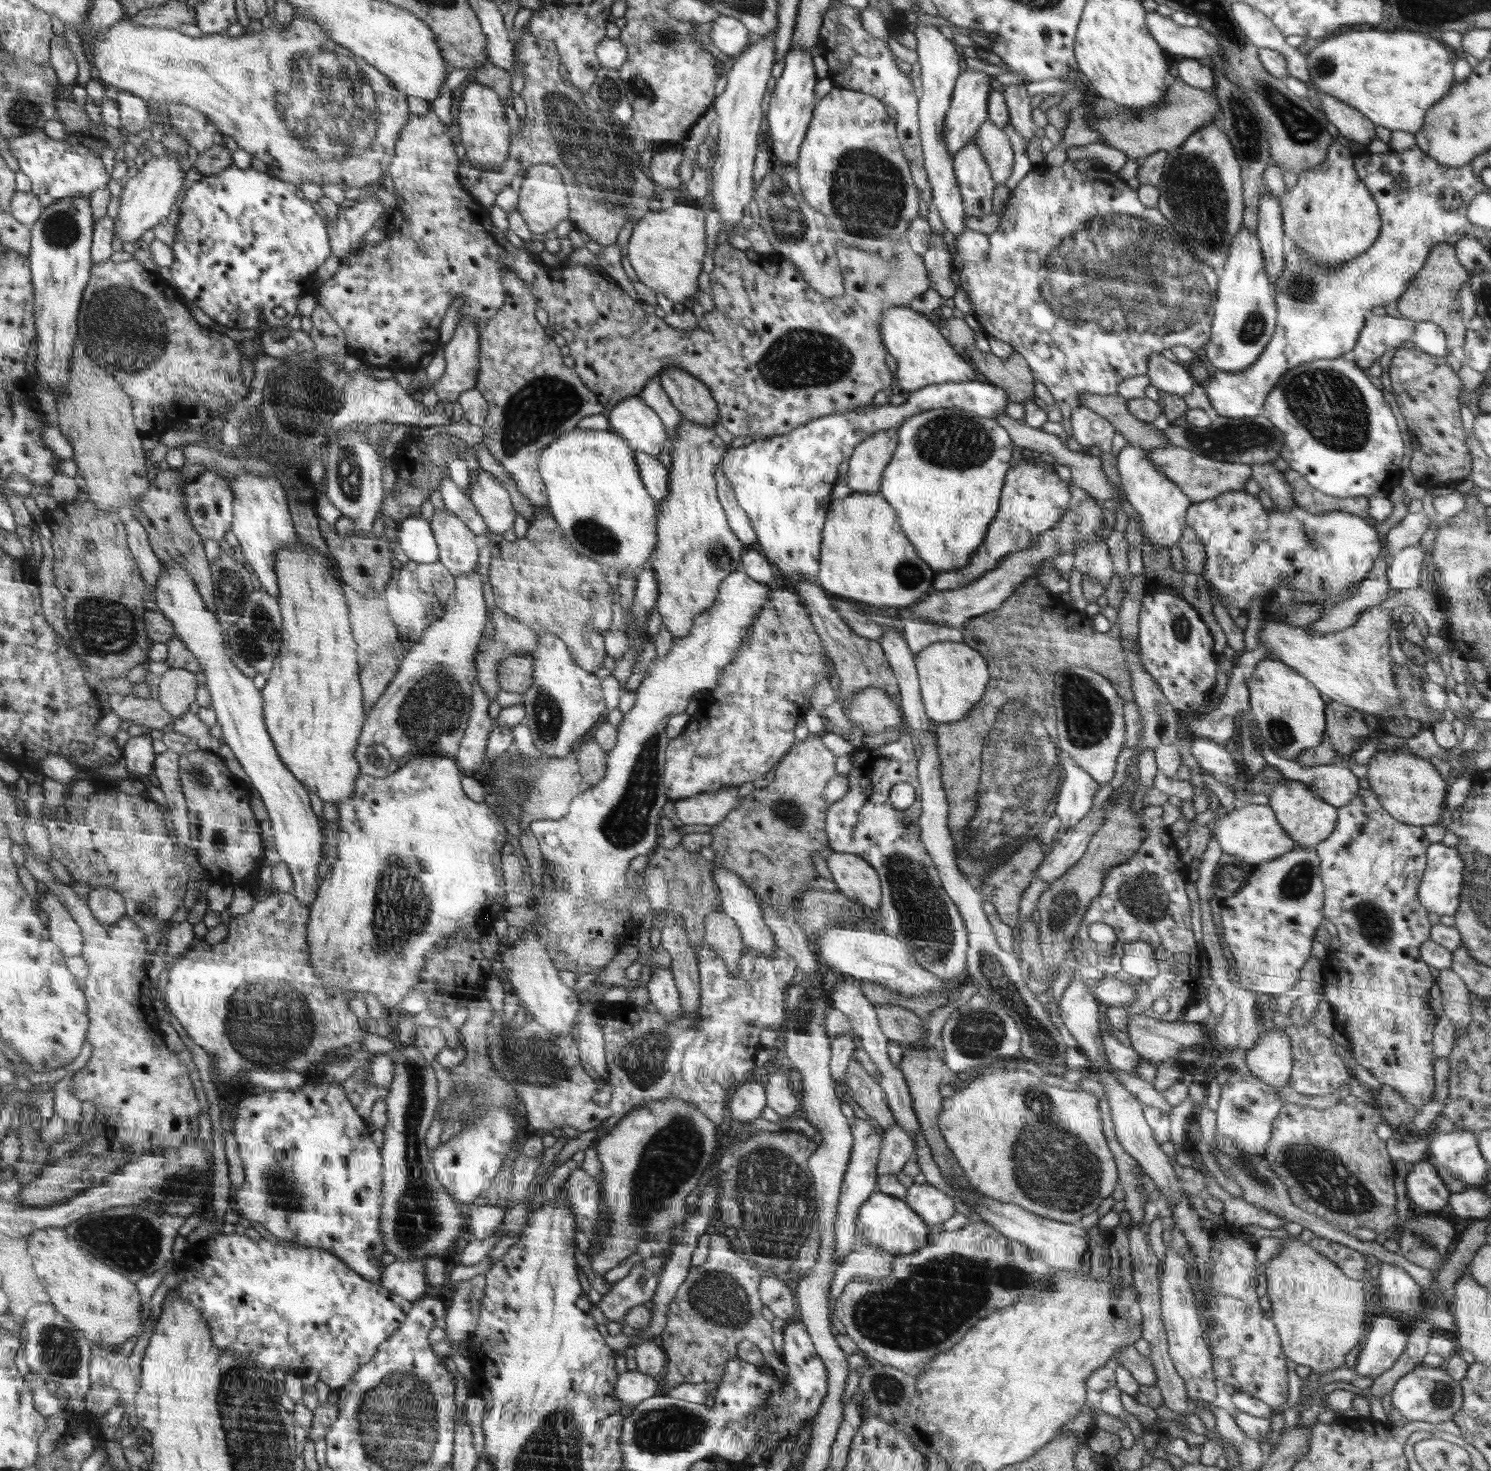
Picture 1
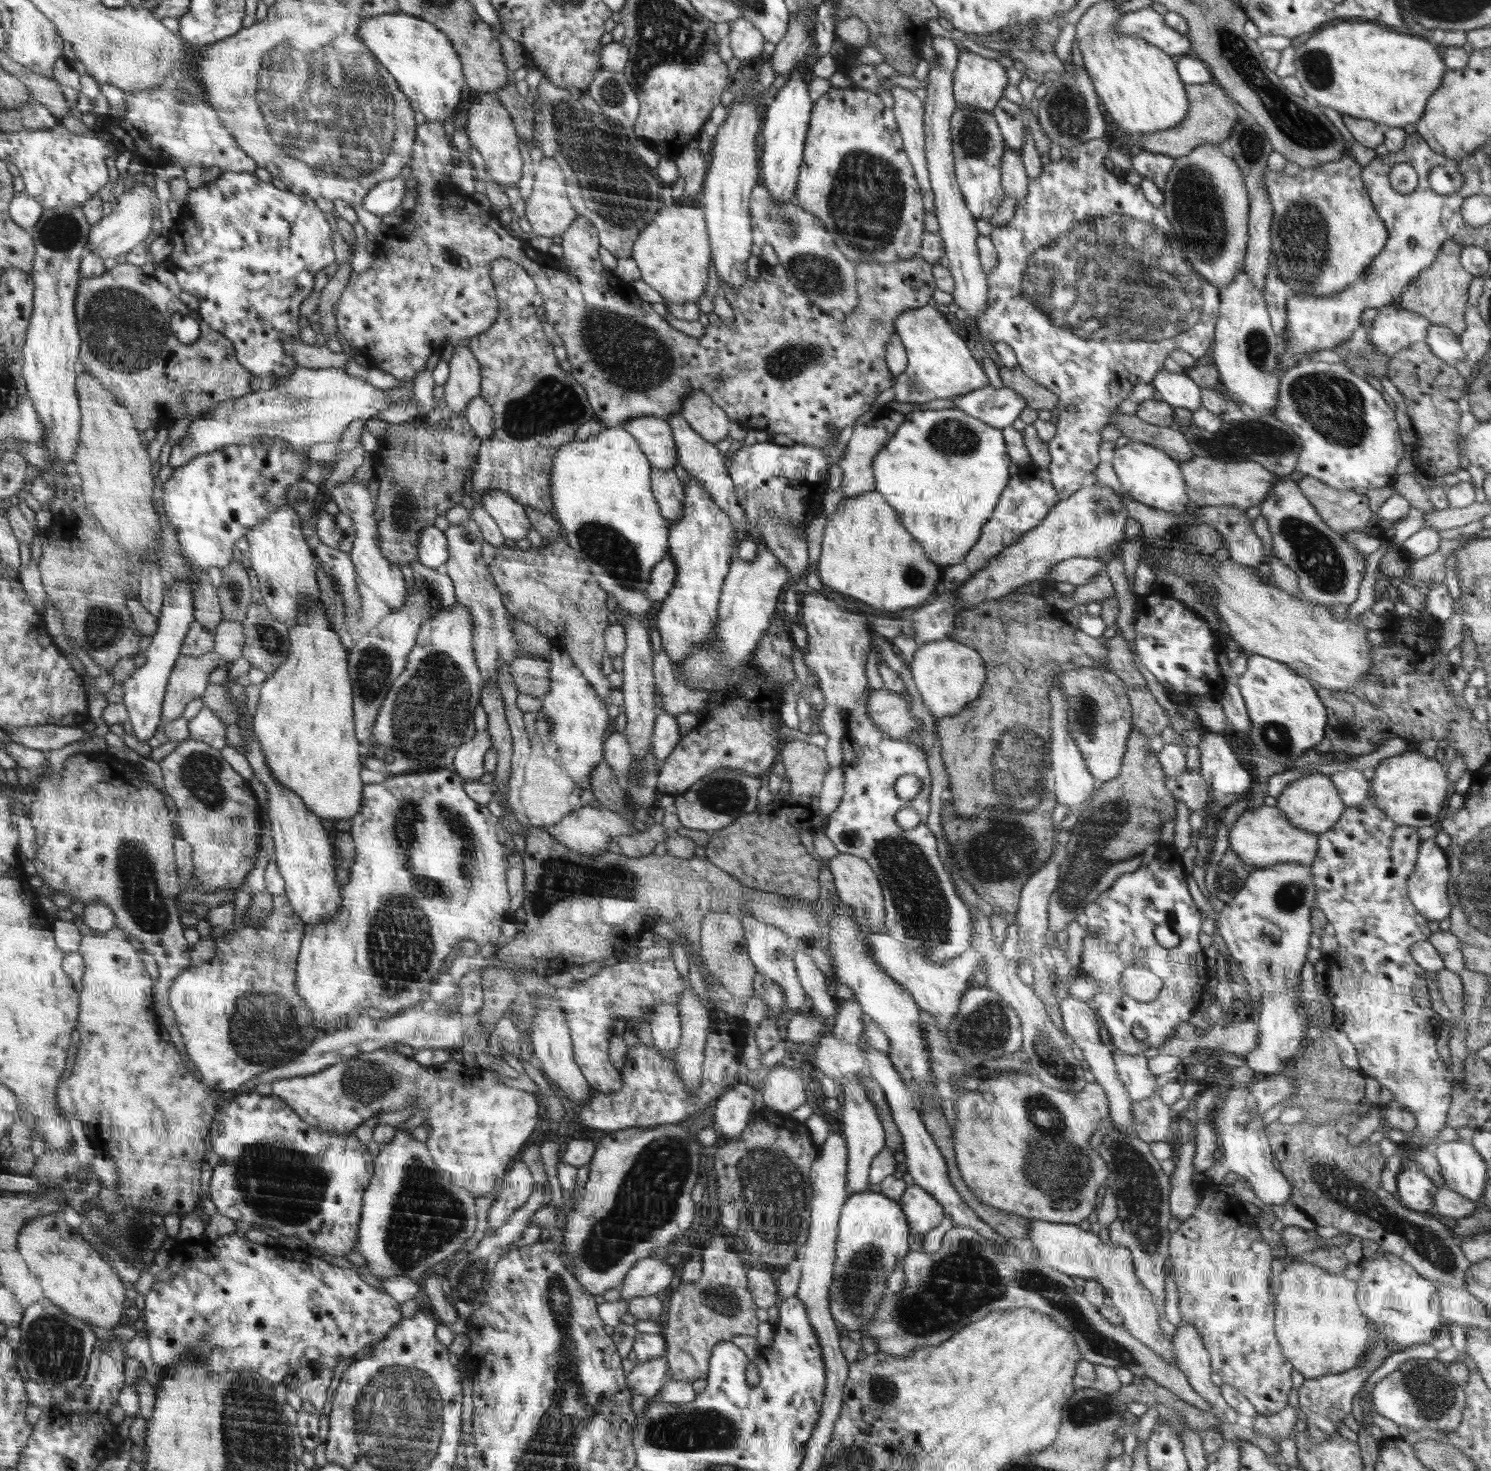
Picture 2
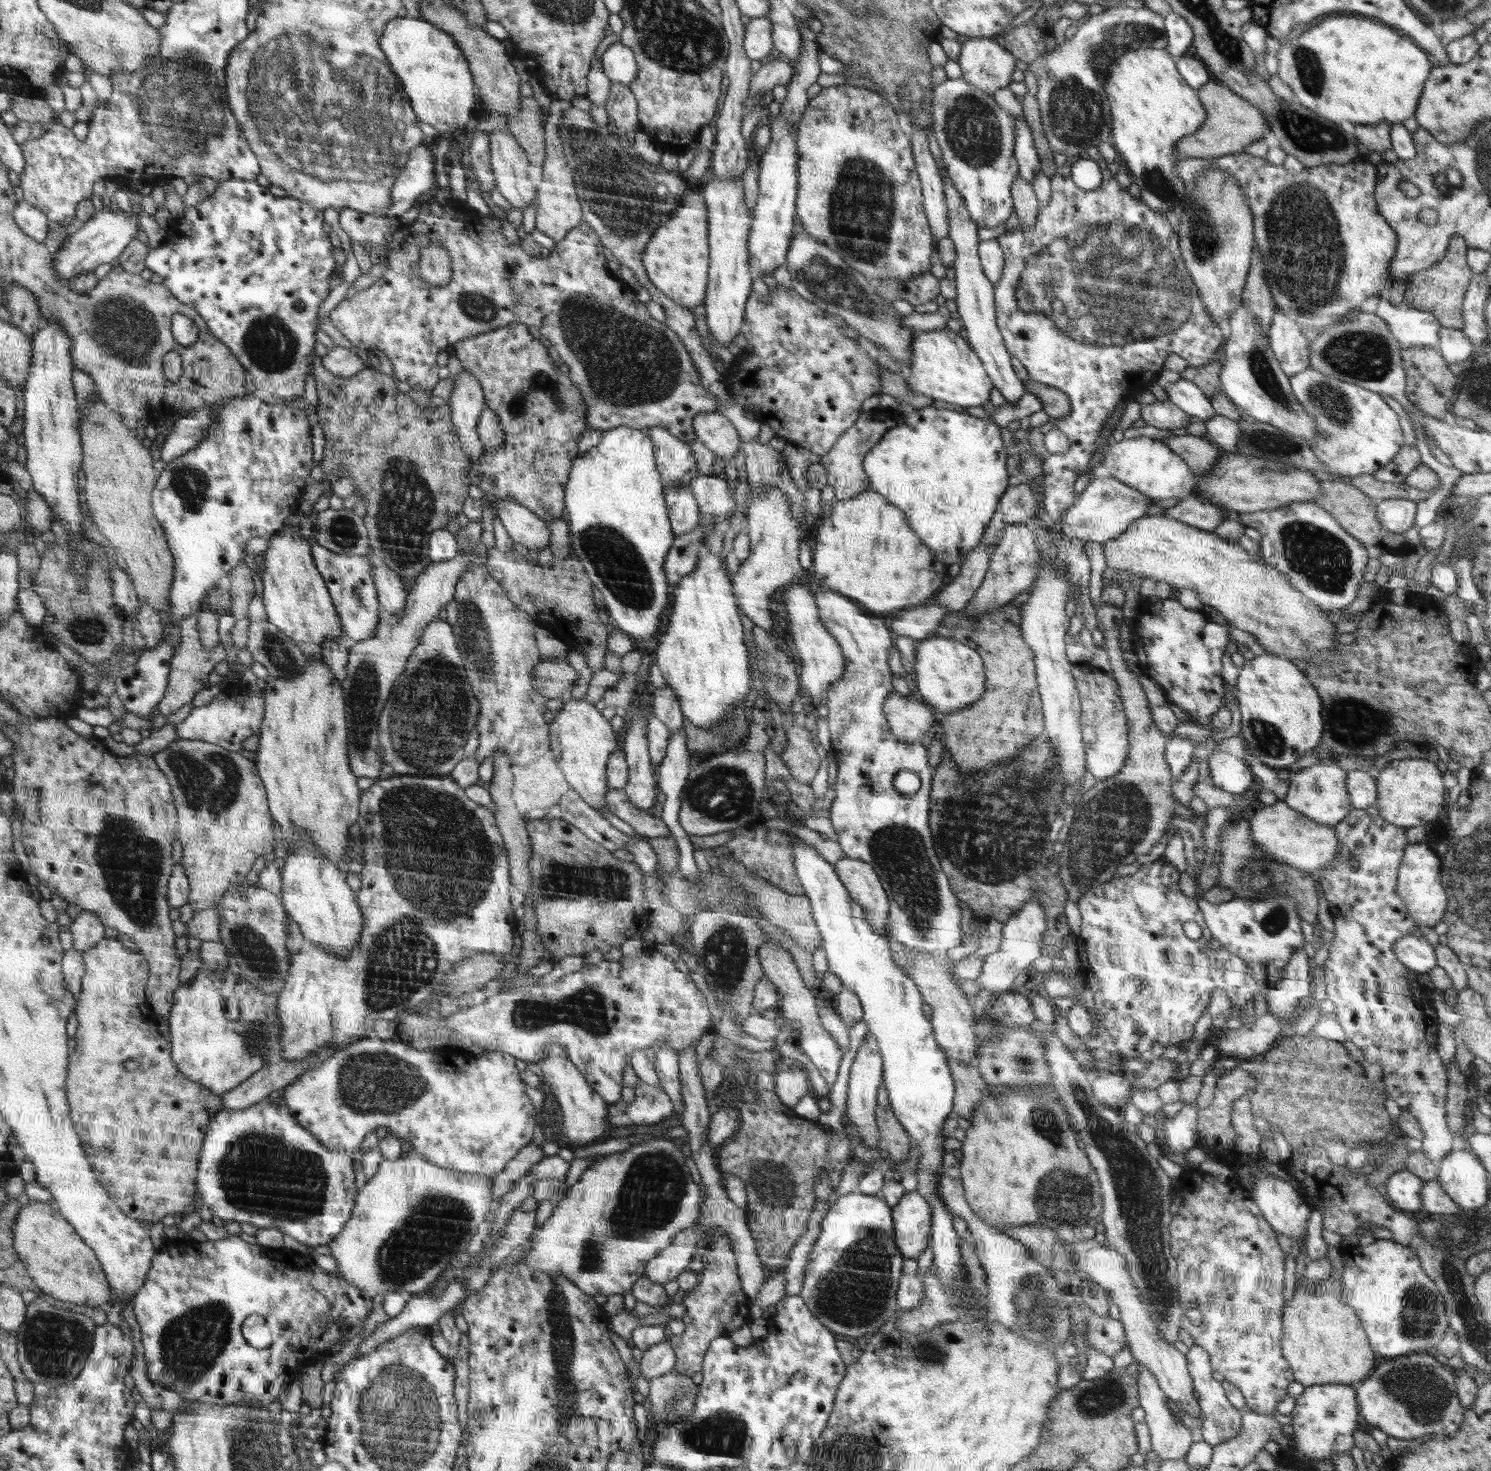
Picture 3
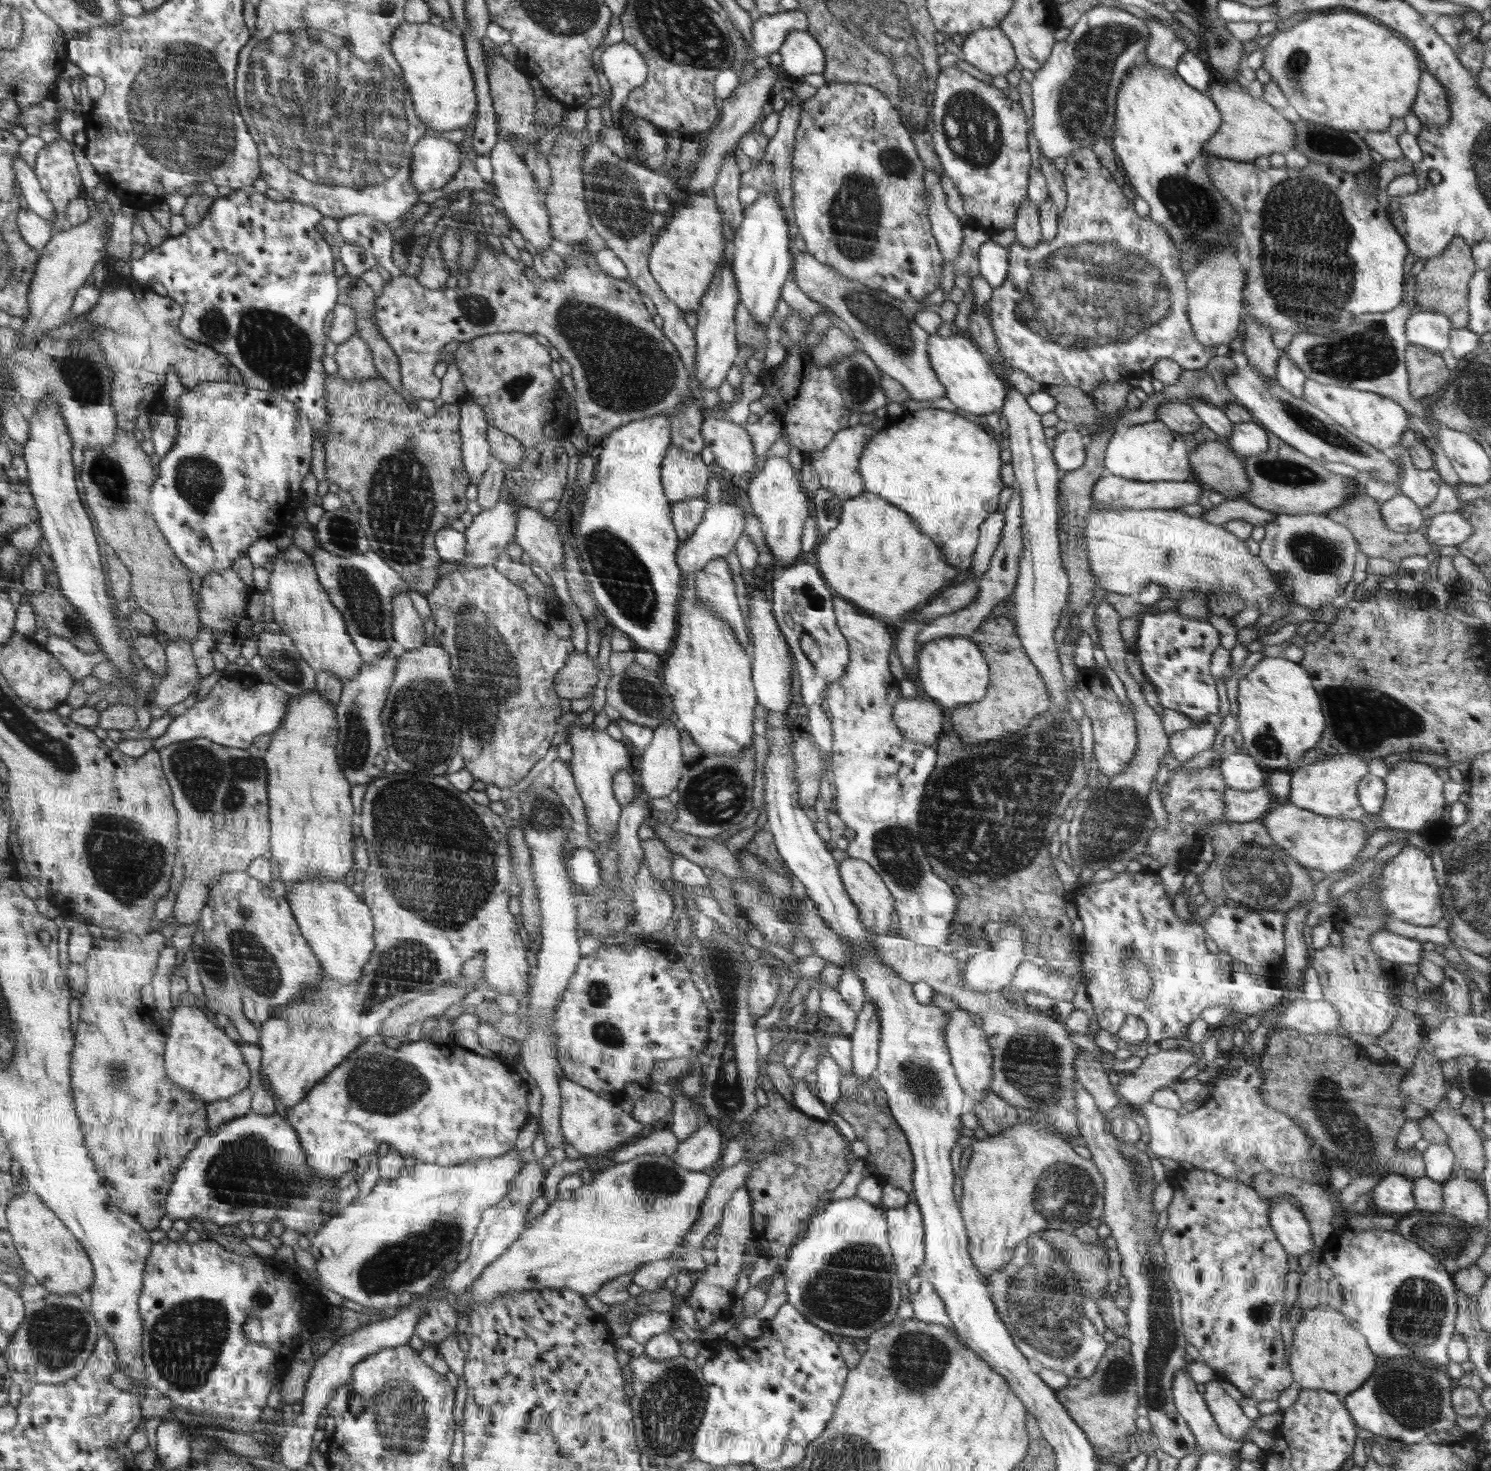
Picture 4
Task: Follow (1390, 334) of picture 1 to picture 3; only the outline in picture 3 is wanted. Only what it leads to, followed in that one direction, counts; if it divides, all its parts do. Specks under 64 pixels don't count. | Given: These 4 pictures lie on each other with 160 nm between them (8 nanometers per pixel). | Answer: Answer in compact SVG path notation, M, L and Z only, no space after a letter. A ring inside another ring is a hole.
M1385 296L1379 299L1374 312L1386 321L1402 350L1415 346L1437 346L1442 326L1431 312L1418 310L1403 301L1396 306Z

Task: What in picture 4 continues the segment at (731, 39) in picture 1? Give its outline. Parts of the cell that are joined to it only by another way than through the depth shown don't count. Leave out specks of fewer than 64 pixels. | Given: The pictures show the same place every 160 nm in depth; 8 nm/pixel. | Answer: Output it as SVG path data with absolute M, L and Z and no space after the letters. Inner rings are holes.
M796 9L761 16L752 26L751 49L755 56L769 56L781 48L791 30L806 31L809 28L809 19L804 11Z

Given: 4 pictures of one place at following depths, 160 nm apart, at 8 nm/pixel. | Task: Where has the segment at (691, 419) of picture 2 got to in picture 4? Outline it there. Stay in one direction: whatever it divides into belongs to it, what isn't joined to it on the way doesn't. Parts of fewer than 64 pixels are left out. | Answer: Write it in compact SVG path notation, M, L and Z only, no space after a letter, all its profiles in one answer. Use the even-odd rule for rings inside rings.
M707 417L701 428L701 436L722 469L739 477L752 474L756 457L749 430L744 426Z

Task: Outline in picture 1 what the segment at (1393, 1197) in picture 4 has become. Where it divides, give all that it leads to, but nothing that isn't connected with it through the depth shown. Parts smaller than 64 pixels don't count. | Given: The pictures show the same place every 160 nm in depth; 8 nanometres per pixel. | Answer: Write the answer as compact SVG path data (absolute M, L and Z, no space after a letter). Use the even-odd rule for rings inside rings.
M1429 1159L1413 1166L1406 1178L1406 1186L1412 1207L1439 1211L1448 1204L1450 1192L1438 1176L1435 1164Z

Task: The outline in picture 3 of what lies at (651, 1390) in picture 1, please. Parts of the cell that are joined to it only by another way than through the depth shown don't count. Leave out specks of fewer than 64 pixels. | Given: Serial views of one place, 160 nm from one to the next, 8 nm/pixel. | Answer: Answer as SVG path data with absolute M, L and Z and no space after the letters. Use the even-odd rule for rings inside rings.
M665 1339L644 1352L639 1364L640 1372L646 1381L662 1377L666 1372L675 1369L677 1365L676 1351L669 1345L667 1339Z

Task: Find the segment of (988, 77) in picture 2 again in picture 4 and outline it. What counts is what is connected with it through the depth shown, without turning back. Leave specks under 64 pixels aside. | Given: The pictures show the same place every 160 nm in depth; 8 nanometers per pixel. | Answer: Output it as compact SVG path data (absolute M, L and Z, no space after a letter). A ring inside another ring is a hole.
M999 25L969 33L960 58L990 77L1007 75L1017 62L1012 43Z

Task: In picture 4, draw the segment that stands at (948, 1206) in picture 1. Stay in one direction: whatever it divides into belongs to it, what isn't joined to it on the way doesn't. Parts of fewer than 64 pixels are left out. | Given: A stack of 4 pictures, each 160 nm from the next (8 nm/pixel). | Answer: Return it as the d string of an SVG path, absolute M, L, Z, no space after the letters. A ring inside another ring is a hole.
M909 1202L900 1208L889 1209L886 1213L889 1231L889 1246L892 1250L895 1266L898 1269L898 1276L903 1280L903 1284L909 1278L918 1274L920 1267L924 1264L924 1243L925 1226L922 1226L923 1214L920 1214L920 1207L915 1202Z

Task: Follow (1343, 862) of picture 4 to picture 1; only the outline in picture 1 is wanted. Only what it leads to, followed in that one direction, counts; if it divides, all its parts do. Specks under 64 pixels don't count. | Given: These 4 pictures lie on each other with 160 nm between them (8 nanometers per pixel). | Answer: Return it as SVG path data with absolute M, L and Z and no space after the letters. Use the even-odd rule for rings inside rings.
M1240 804L1213 824L1213 838L1223 852L1236 855L1242 859L1242 864L1254 867L1301 847L1285 833L1269 804Z

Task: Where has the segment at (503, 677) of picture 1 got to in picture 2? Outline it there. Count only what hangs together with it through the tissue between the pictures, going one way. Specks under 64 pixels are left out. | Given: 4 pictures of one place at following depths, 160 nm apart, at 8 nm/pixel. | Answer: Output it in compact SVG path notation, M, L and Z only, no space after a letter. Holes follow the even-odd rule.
M518 656L509 664L509 672L514 678L519 693L544 698L552 689L549 677L551 663L541 656Z

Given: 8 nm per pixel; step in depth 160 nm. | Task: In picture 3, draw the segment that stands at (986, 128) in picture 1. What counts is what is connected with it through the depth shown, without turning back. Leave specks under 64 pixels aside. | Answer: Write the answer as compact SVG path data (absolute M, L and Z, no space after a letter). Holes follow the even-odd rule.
M1018 176L1011 182L1013 214L1018 216L1020 225L1033 225L1040 212L1040 204L1033 186Z

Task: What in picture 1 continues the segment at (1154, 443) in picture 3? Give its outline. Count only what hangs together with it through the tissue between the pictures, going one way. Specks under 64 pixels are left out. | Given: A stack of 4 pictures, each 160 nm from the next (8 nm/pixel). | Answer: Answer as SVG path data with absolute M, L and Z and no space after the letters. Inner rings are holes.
M1127 445L1117 457L1118 474L1125 499L1133 506L1141 520L1141 532L1146 541L1159 550L1170 549L1182 536L1187 526L1185 521L1191 500L1178 489L1178 486L1158 471L1144 449Z

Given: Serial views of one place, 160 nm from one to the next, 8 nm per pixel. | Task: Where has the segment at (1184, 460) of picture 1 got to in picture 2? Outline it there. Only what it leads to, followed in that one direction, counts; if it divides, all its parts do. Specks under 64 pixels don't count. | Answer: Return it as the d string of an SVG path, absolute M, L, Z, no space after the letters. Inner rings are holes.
M1194 456L1188 462L1179 462L1180 473L1186 481L1186 495L1190 506L1230 505L1247 510L1260 505L1272 486L1285 476L1277 476L1254 461L1220 461L1217 457L1201 458Z

